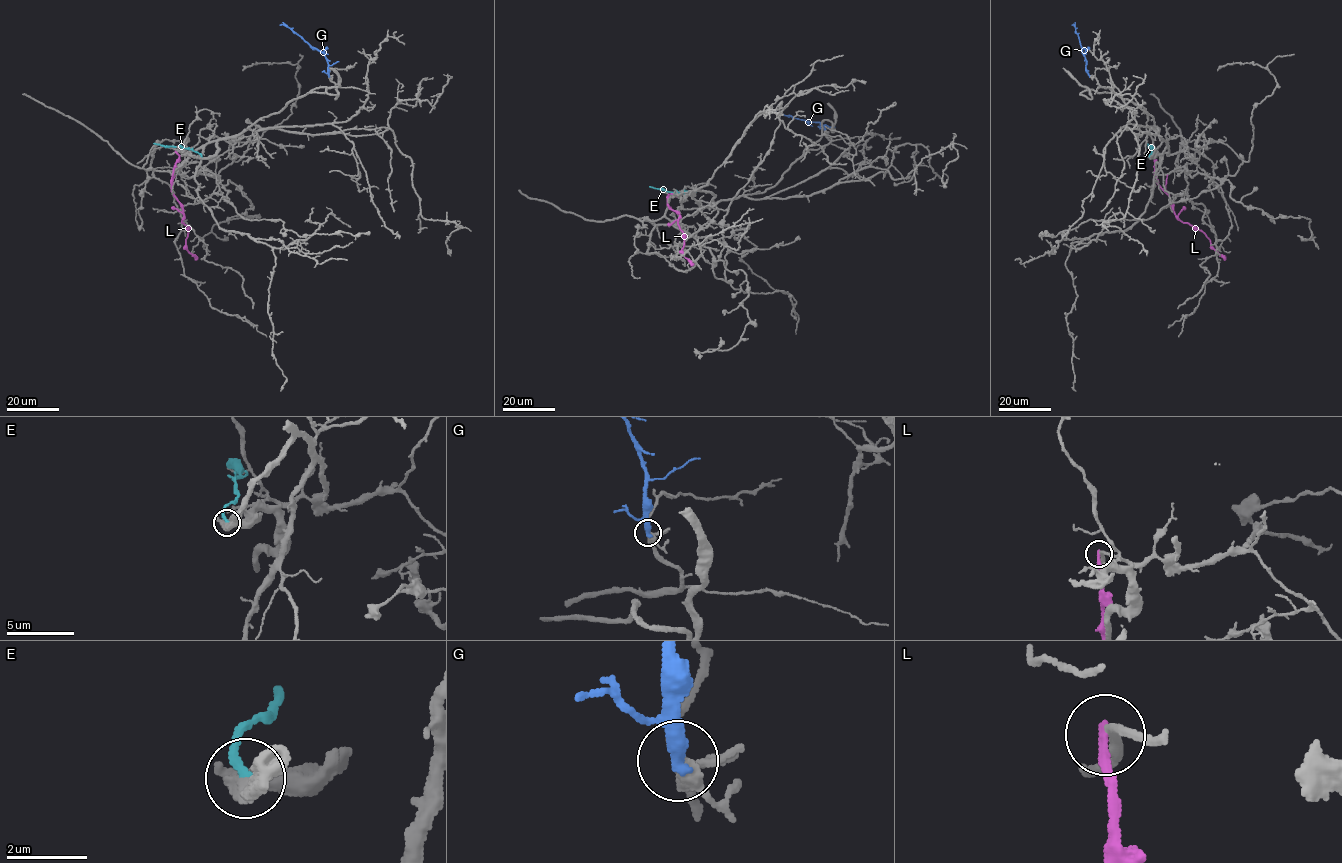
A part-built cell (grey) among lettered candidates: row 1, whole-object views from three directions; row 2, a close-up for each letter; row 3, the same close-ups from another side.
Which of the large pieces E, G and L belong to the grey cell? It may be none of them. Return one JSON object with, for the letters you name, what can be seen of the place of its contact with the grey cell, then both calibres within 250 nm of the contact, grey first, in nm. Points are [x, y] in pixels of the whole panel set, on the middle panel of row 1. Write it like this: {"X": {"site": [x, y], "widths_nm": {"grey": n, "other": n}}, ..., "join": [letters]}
{"G": {"site": [824, 129], "widths_nm": {"grey": 320, "other": 400}}, "join": ["G"]}

